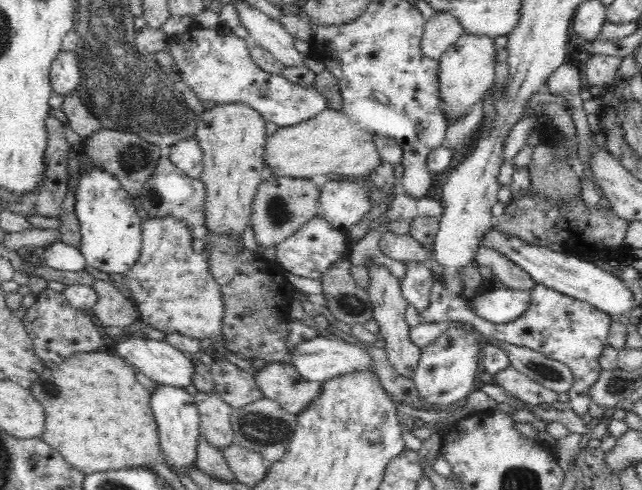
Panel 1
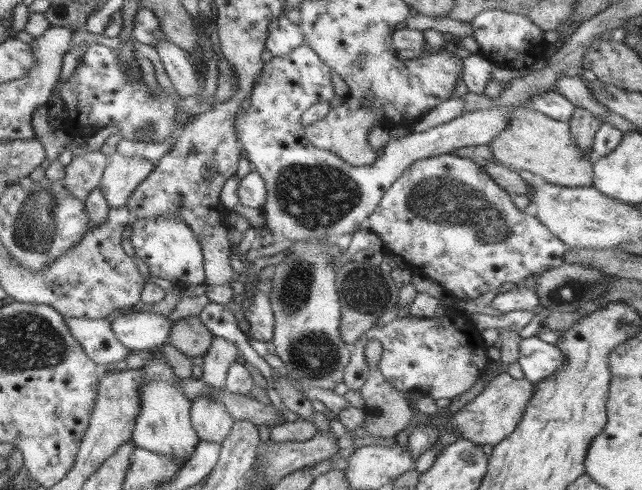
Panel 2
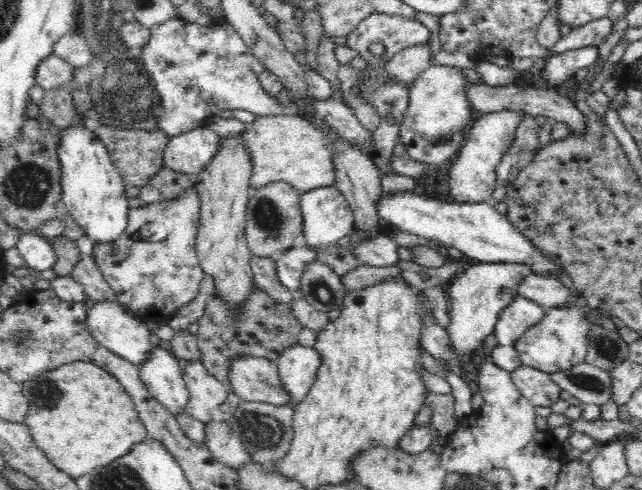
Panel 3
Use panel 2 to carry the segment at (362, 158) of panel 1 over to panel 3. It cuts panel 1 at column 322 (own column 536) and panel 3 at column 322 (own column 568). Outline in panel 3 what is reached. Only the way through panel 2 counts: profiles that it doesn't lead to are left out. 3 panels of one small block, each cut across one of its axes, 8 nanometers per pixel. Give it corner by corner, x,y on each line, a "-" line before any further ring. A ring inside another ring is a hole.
258,116
254,124
248,124
242,142
250,150
254,174
250,178
252,190
270,182
288,182
300,194
314,188
326,188
336,182
336,166
332,162
332,142
340,138
340,132
326,124
314,124
302,116

